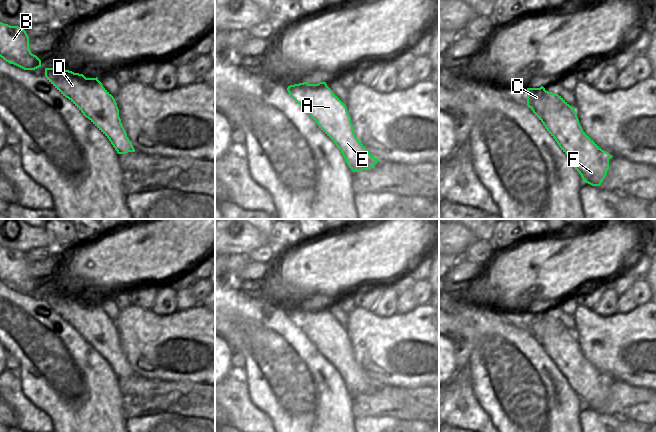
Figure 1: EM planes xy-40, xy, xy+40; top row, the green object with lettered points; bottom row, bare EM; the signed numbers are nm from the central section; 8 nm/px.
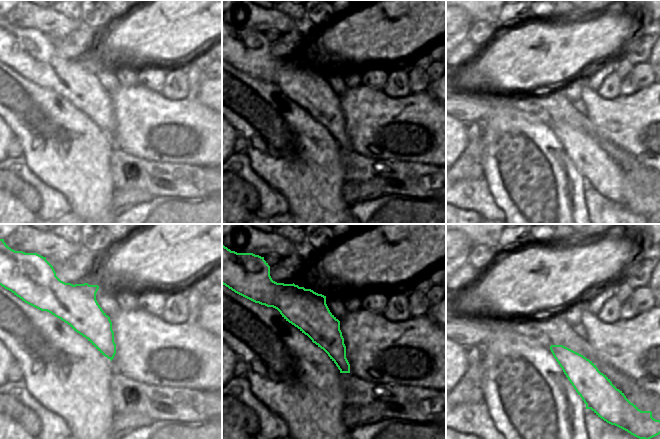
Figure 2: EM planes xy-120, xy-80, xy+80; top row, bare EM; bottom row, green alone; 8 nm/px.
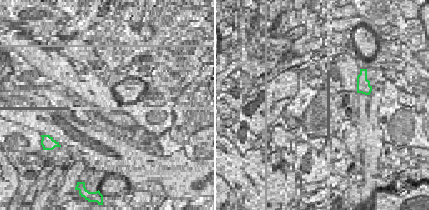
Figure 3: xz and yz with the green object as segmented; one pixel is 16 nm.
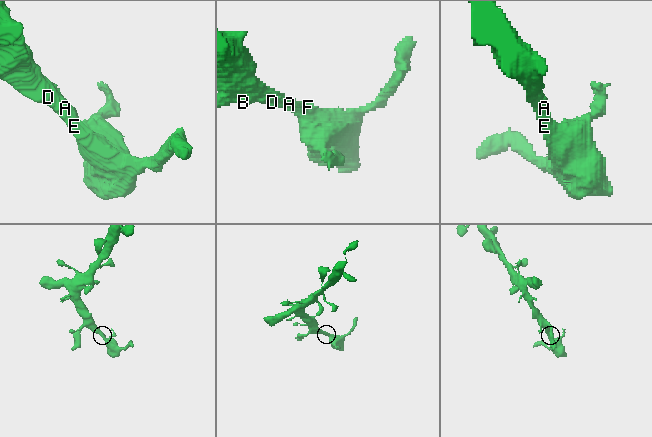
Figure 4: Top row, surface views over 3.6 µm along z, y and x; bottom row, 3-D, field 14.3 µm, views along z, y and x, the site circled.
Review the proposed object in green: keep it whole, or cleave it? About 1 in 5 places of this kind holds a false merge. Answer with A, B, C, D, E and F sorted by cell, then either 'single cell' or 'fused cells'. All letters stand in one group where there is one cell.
groups A B C D E F; single cell

